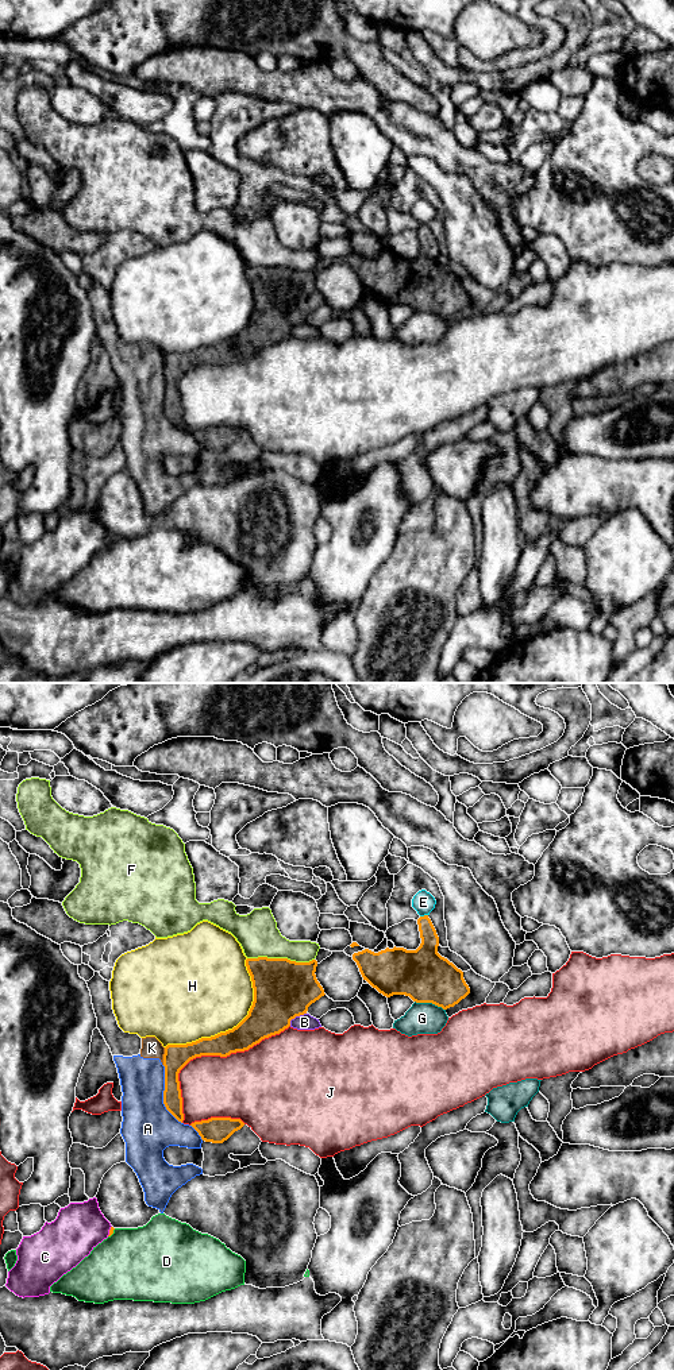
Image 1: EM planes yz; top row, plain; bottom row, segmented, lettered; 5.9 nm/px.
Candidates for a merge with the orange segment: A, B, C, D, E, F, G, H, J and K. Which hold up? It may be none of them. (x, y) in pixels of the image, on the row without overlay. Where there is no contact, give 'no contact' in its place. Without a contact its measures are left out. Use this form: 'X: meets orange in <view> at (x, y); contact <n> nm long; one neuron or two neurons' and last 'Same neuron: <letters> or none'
A: meets orange in yz at (164, 404); contact 360 nm long; two neurons
B: meets orange in yz at (296, 324); contact 130 nm long; two neurons
C: meets orange in yz at (110, 540); contact 70 nm long; two neurons
D: meets orange in yz at (112, 541); contact 70 nm long; two neurons
E: meets orange in yz at (424, 224); contact 50 nm long; two neurons
F: meets orange in yz at (281, 267); contact 400 nm long; two neurons
G: meets orange in yz at (430, 311); contact 190 nm long; two neurons
H: meets orange in yz at (234, 336); contact 750 nm long; two neurons
J: meets orange in yz at (208, 363); contact 850 nm long; two neurons
K: meets orange in yz at (164, 365); contact 110 nm long; two neurons
Same neuron: none

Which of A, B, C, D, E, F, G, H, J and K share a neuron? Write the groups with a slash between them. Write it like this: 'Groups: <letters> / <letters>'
Groups: A K / B / C / D / E / F / G / H / J

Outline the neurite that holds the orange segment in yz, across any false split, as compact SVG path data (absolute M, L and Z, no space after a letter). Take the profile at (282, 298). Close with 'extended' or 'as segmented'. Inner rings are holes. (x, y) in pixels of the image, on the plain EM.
M247 267L247 279L254 297L249 324L232 339L186 354L167 354L163 363L166 418L182 432L180 379L201 364L227 366L244 360L262 348L280 343L290 329L304 324L308 316L324 305L316 287L317 270L296 271L288 267Z | as segmented

